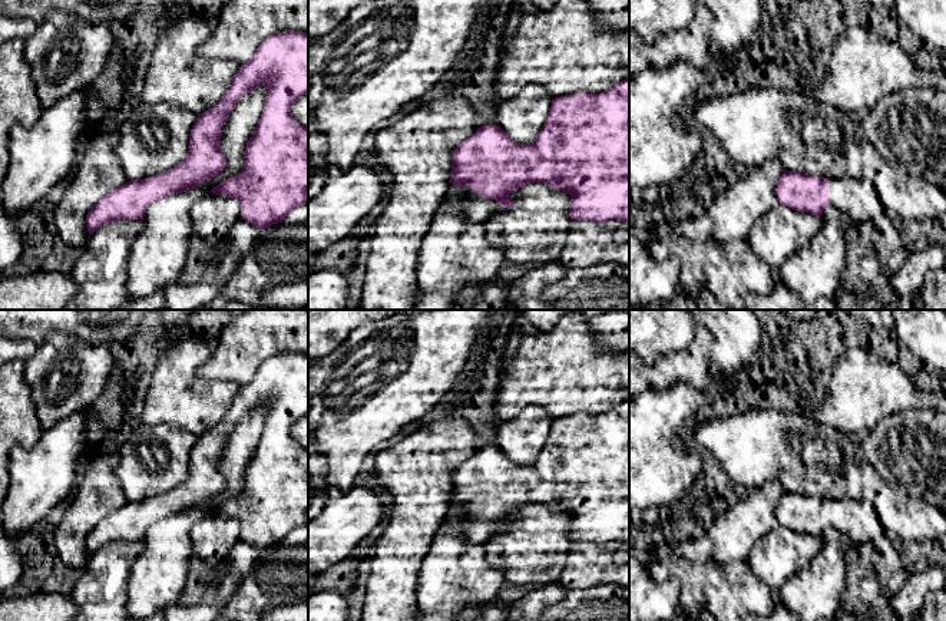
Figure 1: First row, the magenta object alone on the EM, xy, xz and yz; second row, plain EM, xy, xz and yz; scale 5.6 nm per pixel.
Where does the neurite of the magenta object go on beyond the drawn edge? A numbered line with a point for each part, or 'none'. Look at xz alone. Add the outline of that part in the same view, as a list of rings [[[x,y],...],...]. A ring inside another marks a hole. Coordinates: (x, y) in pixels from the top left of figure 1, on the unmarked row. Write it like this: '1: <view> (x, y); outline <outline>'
1: xz (475, 529); outline [[[467,508],[460,512],[460,522],[454,528],[456,534],[463,538],[464,548],[487,544],[496,529],[499,529],[496,521],[476,515]]]

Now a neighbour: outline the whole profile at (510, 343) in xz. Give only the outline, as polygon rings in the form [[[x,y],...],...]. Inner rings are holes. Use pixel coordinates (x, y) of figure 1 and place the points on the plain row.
[[[513,330],[505,338],[503,347],[502,347],[502,353],[503,353],[502,363],[500,363],[499,369],[494,370],[493,377],[499,376],[509,366],[510,359],[515,354],[515,351],[517,350],[522,337],[523,337],[522,331]]]

